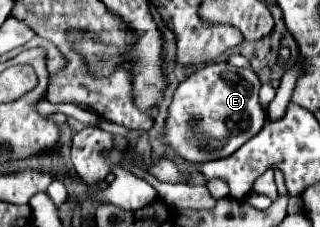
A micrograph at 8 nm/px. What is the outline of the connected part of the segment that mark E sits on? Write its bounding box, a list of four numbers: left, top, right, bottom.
[164,62,266,162]

